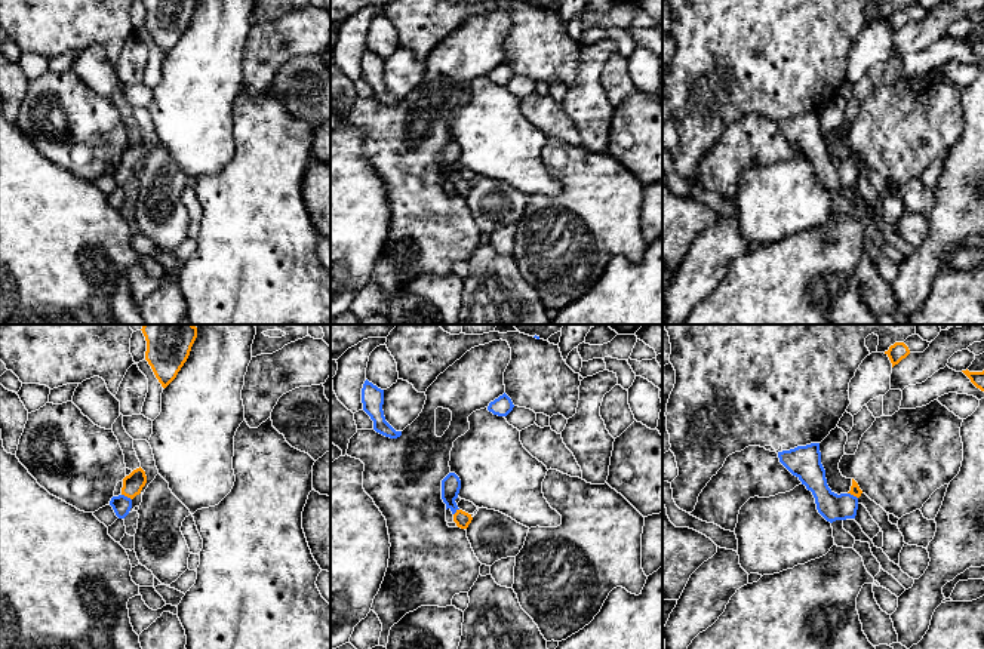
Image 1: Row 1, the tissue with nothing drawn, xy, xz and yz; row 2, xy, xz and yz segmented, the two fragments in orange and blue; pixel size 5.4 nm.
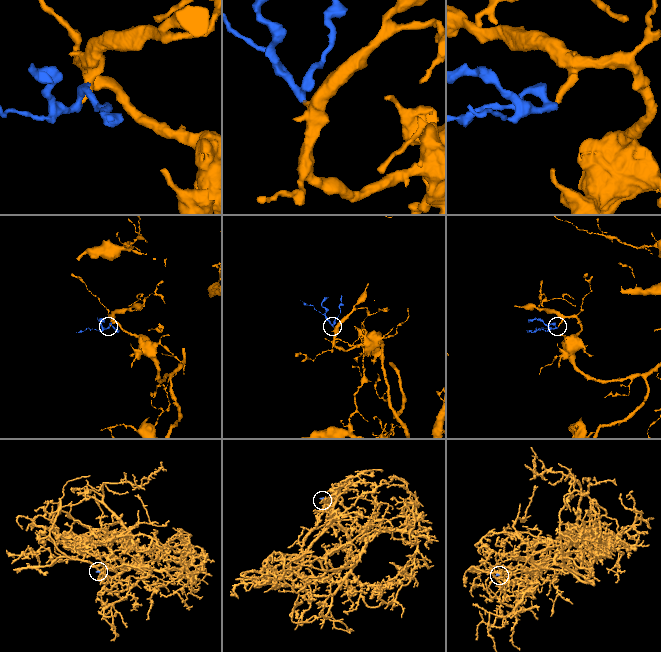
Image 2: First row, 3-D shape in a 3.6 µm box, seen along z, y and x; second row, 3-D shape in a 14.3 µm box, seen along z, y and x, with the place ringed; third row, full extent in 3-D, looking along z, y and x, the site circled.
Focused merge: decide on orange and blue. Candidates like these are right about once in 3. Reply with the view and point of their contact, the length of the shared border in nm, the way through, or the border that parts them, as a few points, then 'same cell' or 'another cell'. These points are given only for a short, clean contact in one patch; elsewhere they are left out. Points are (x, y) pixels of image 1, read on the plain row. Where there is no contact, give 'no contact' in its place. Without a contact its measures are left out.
contact xy (126, 163); length 70 nm; way xy (132, 153), (126, 163), (120, 172); same cell

